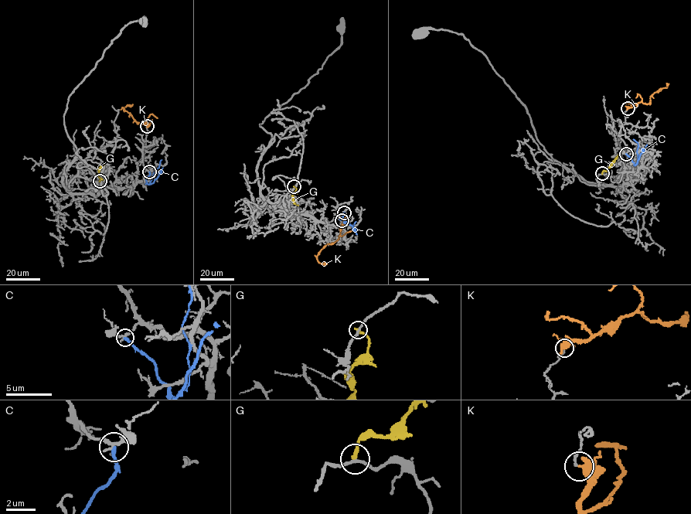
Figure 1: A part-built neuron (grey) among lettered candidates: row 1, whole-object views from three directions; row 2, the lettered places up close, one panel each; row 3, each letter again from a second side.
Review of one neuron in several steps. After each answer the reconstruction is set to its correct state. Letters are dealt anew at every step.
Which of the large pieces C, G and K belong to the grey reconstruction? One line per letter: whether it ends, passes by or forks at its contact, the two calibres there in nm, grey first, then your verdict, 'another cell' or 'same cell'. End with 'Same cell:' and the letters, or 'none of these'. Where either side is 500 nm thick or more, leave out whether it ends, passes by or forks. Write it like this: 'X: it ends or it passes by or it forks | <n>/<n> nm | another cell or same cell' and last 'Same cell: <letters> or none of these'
C: it ends | 200/260 nm | another cell
G: it ends | 180/240 nm | another cell
K: 170/550 nm | another cell
Same cell: none of these

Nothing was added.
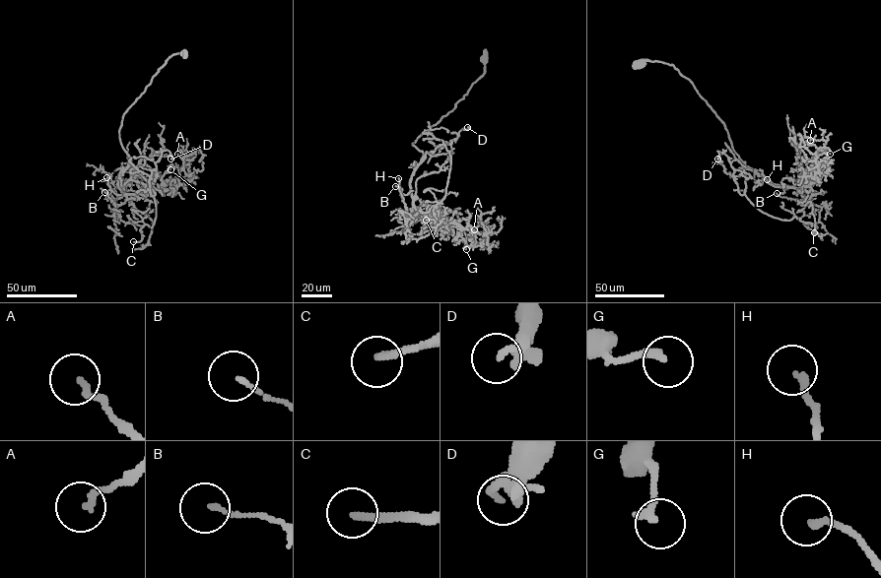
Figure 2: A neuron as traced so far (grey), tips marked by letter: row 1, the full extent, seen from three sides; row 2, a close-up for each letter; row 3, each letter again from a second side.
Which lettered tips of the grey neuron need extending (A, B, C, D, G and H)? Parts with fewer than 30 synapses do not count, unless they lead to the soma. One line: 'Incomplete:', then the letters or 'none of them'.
Incomplete: C

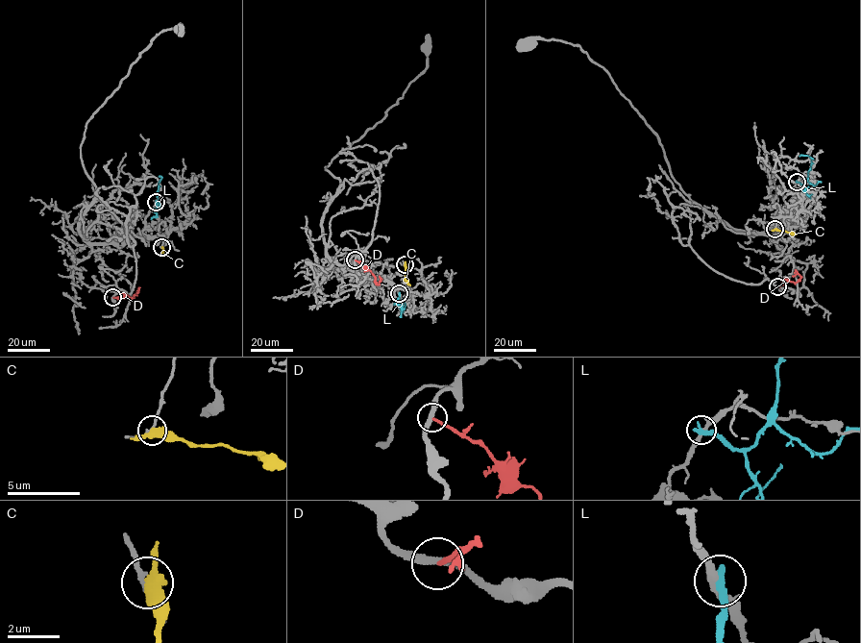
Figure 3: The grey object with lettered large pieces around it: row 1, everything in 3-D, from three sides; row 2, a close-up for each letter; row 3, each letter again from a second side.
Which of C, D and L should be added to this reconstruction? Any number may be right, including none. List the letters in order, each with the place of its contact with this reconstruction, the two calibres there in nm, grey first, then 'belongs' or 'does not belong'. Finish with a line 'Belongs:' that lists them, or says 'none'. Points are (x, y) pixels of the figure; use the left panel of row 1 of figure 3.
C: (161, 247) | 170/440 nm | does not belong
D: (112, 297) | 320/170 nm | does not belong
L: (156, 202) | 280/400 nm | does not belong
Belongs: none

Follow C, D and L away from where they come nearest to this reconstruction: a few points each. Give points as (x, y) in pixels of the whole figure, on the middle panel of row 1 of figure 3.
C: (405, 264), (405, 281), (410, 284)
D: (355, 259), (369, 270), (376, 284), (381, 281), (380, 276)
L: (399, 293), (401, 310), (405, 303), (402, 299)

